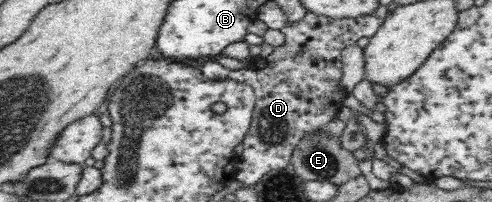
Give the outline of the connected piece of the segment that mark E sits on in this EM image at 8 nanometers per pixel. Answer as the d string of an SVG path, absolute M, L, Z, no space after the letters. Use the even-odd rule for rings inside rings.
M323 127L308 131L300 139L300 143L292 151L290 161L296 175L305 181L326 181L341 186L361 174L360 161L354 157L354 153L340 145L340 138L328 137Z

